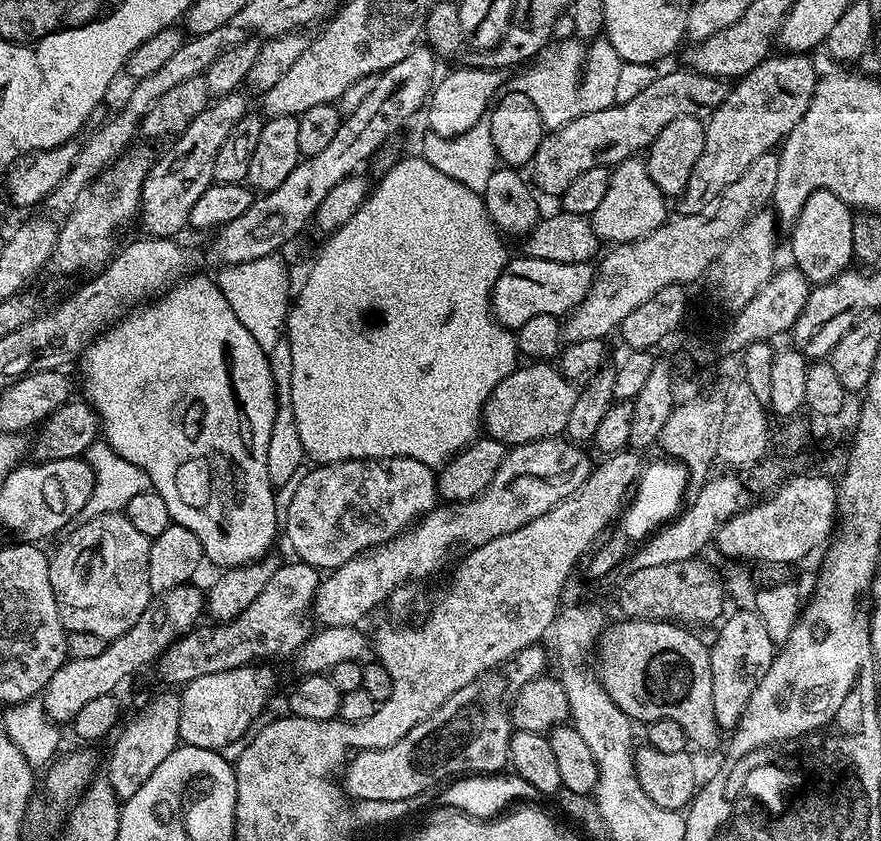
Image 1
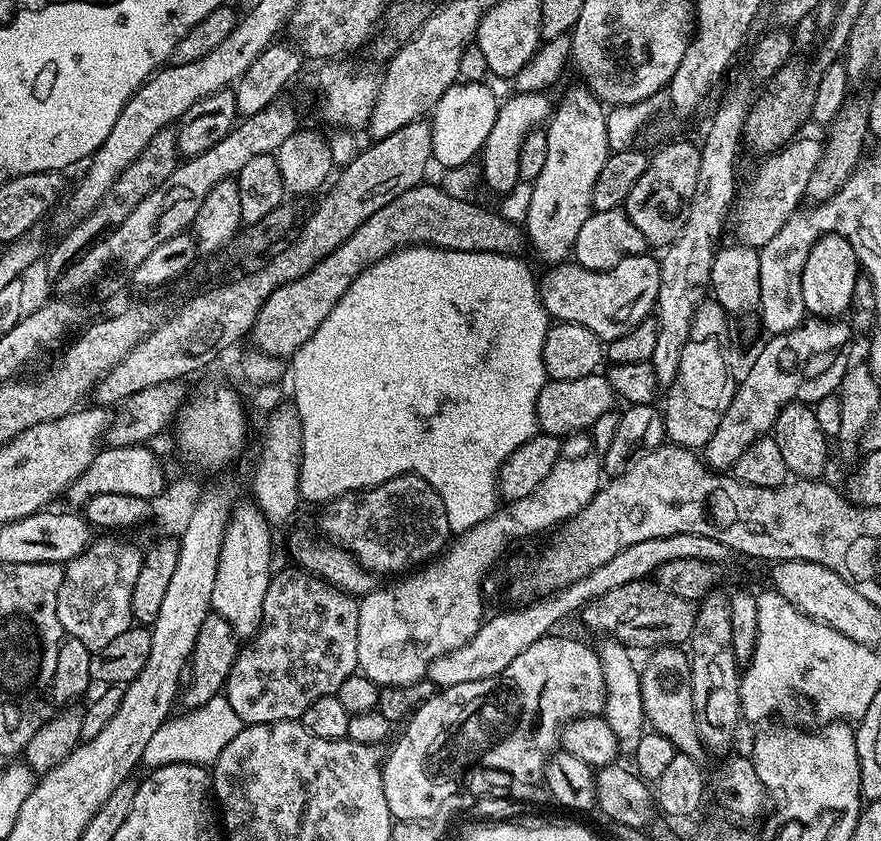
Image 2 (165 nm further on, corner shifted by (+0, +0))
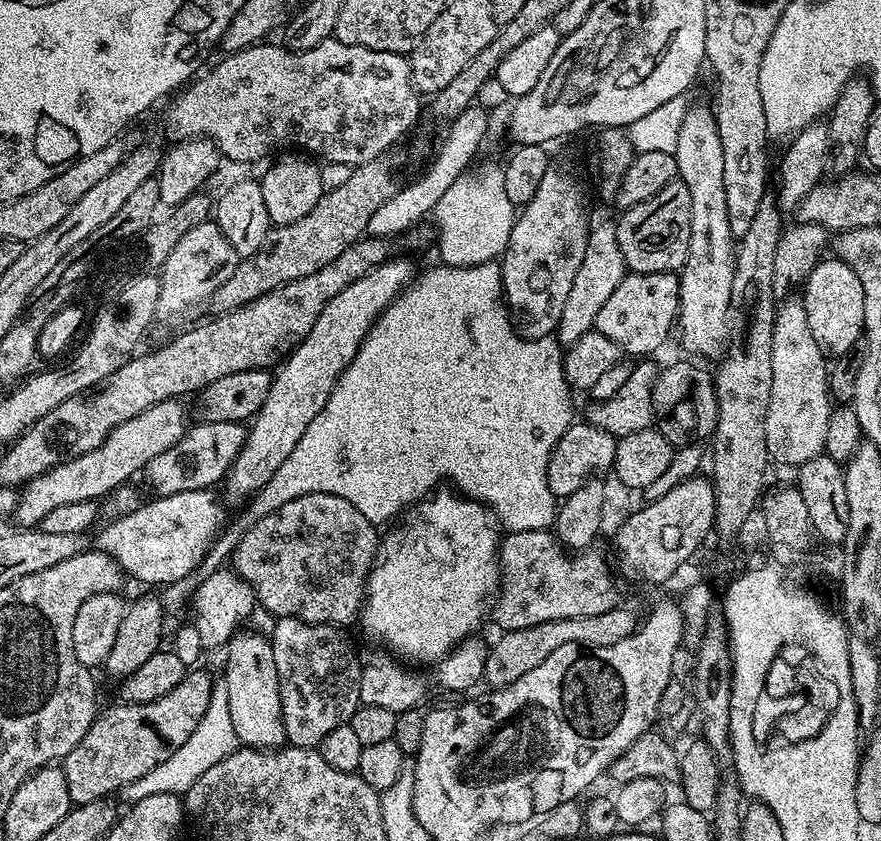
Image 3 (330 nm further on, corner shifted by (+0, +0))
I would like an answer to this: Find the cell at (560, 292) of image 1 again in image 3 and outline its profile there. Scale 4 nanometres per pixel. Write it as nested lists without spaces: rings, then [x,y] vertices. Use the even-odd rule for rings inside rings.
[[[628,272],[618,282],[614,294],[610,294],[610,299],[598,310],[595,331],[606,334],[610,342],[618,345],[629,357],[648,358],[656,352],[668,340],[668,335],[673,335],[678,324],[680,314],[680,278],[674,272],[655,272],[646,274],[645,272]]]

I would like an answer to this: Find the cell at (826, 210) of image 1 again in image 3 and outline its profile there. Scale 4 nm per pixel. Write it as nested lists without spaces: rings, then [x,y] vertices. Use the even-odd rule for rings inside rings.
[[[821,258],[810,270],[802,285],[802,299],[806,323],[810,326],[810,334],[814,334],[814,342],[818,342],[825,357],[835,358],[846,354],[846,350],[863,337],[864,291],[862,282],[858,282],[858,274],[854,274],[845,260],[831,259]]]

